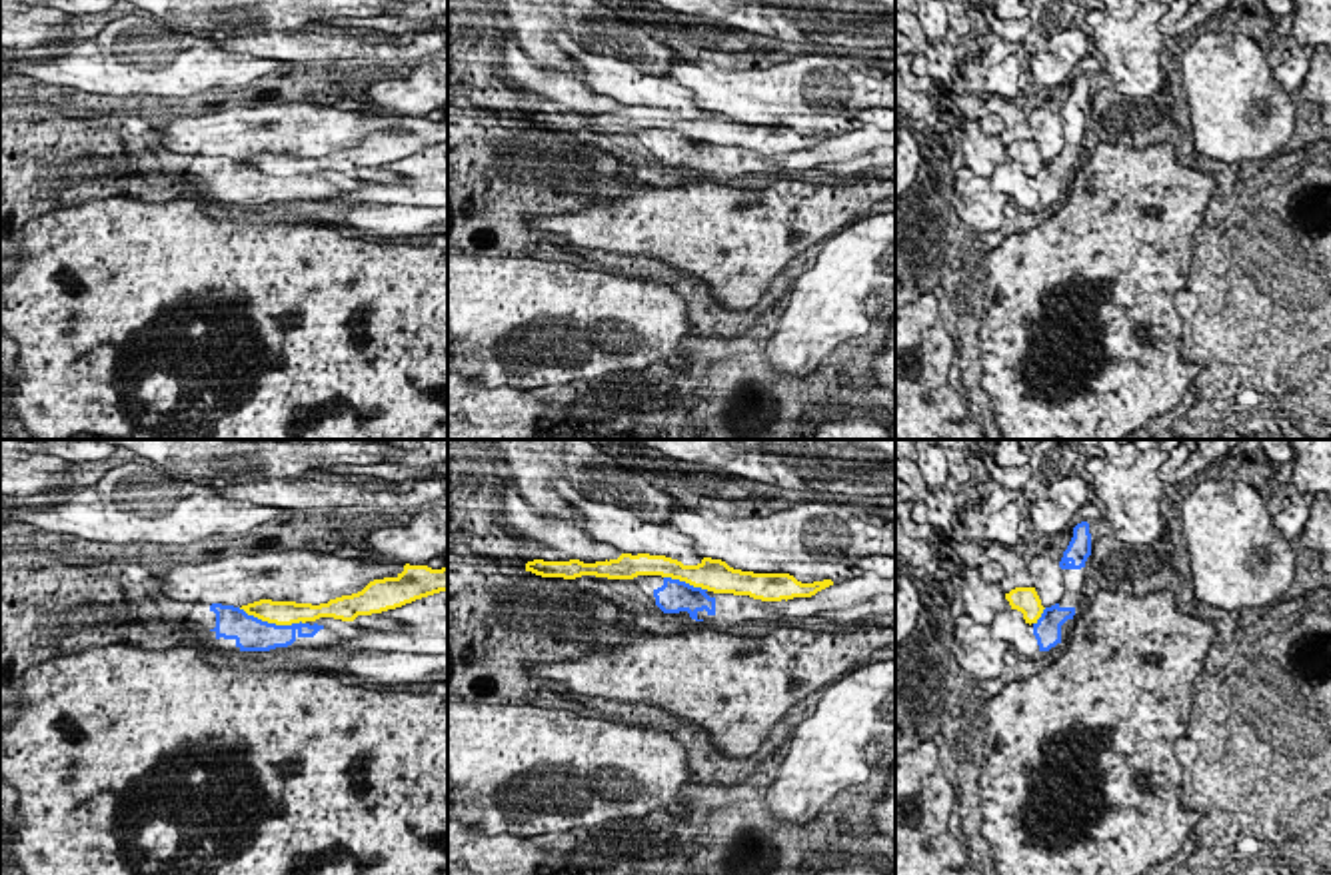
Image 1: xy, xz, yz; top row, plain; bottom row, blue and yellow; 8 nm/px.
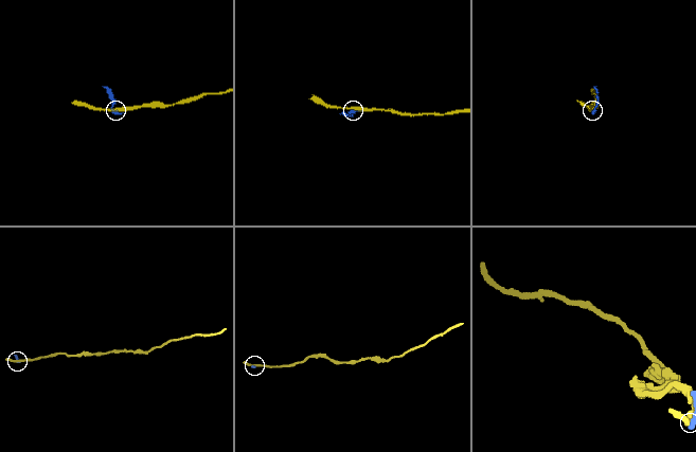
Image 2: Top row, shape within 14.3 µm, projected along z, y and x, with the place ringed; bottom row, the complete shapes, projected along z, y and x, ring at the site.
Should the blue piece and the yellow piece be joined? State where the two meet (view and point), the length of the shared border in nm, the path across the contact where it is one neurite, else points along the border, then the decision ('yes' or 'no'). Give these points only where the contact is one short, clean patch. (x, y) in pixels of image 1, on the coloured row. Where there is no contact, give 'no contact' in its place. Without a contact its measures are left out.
xy (272, 624) | 550 nm | no

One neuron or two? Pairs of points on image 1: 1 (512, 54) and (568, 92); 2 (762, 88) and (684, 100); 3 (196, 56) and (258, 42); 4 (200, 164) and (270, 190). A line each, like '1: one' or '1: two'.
1: one
2: two
3: two
4: one

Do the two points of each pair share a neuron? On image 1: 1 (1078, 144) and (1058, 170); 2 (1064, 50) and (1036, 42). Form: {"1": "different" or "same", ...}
{"1": "same", "2": "different"}

